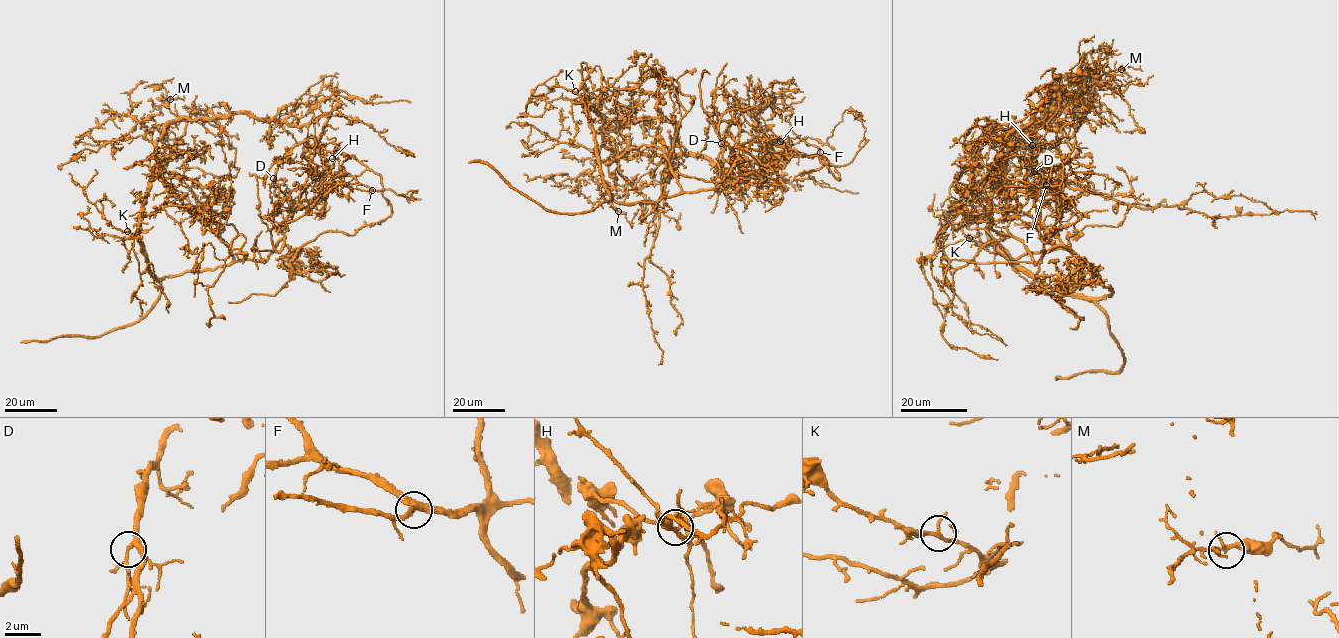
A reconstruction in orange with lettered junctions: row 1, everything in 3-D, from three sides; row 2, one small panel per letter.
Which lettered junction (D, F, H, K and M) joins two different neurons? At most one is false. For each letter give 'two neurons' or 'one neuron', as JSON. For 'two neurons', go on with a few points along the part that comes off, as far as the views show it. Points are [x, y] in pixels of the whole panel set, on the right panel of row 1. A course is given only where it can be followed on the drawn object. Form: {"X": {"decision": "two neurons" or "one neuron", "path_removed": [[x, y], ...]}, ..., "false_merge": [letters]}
{"D": {"decision": "one neuron"}, "F": {"decision": "one neuron"}, "H": {"decision": "two neurons", "path_removed": [[1032, 145], [1030, 164], [1081, 217], [1042, 239], [1041, 290], [1061, 301], [1056, 287], [1098, 277]]}, "K": {"decision": "one neuron"}, "M": {"decision": "one neuron"}, "false_merge": ["H"]}

